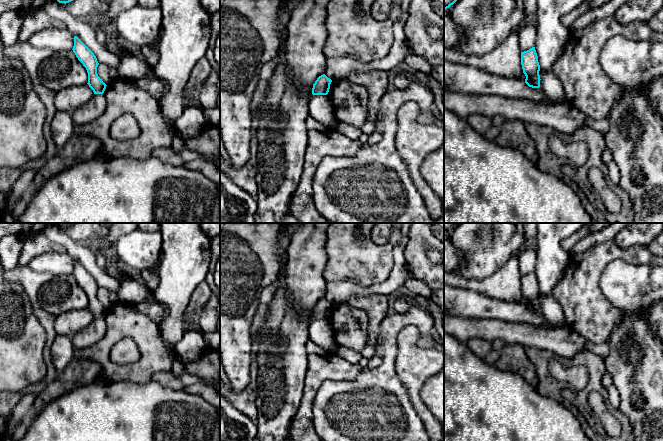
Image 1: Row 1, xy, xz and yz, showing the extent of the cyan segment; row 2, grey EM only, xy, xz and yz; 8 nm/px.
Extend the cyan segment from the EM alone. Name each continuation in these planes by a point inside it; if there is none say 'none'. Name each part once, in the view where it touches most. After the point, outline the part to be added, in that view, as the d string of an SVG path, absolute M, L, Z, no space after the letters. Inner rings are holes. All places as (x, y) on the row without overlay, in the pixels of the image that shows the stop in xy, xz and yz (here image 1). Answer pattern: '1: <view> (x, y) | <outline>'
none

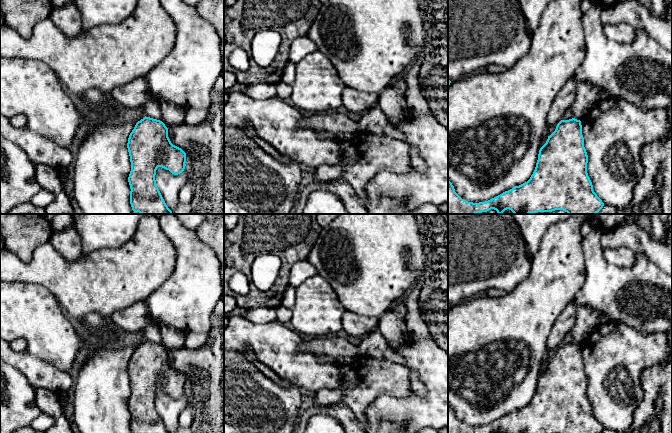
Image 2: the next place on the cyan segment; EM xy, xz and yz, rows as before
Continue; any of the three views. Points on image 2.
none

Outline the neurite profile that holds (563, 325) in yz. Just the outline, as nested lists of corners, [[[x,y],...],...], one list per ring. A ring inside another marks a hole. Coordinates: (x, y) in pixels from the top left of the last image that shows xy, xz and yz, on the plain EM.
[[[572,301],[556,319],[546,342],[546,352],[543,357],[541,371],[548,363],[548,352],[552,349],[557,349],[562,344],[564,338],[570,334],[576,322],[577,309],[575,302]]]

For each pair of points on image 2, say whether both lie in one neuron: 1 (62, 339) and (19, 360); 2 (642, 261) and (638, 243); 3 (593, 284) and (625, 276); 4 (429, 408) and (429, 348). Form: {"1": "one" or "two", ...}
{"1": "two", "2": "two", "3": "one", "4": "one"}

